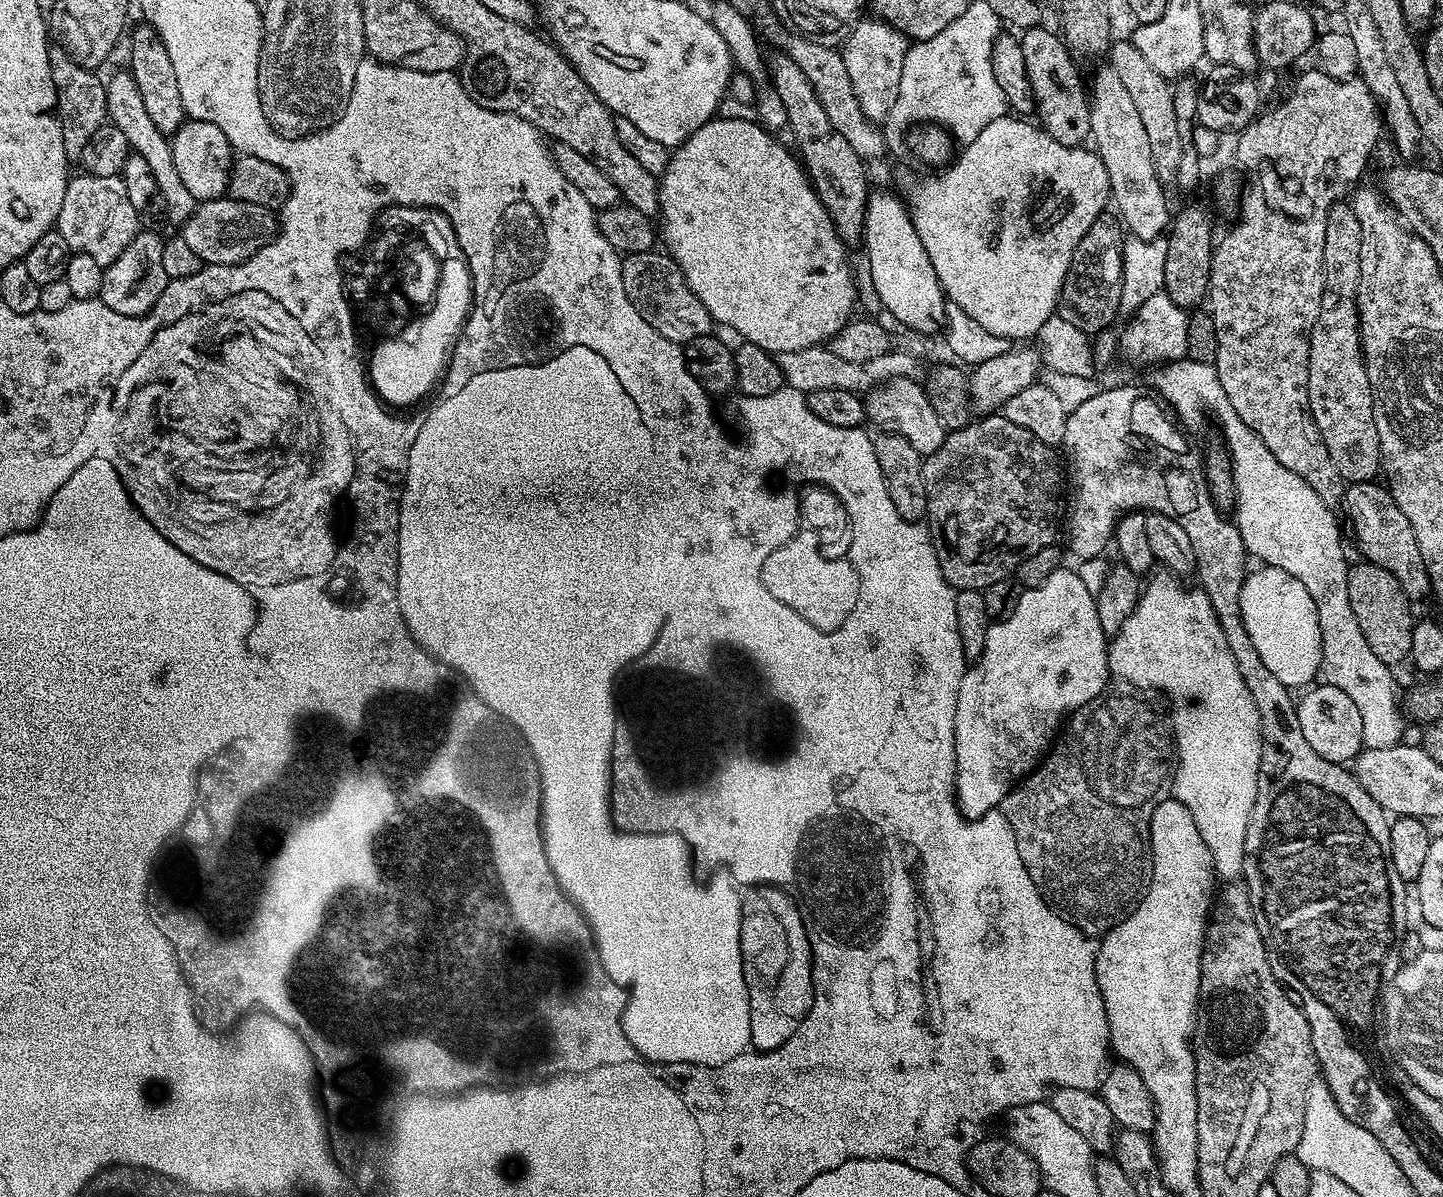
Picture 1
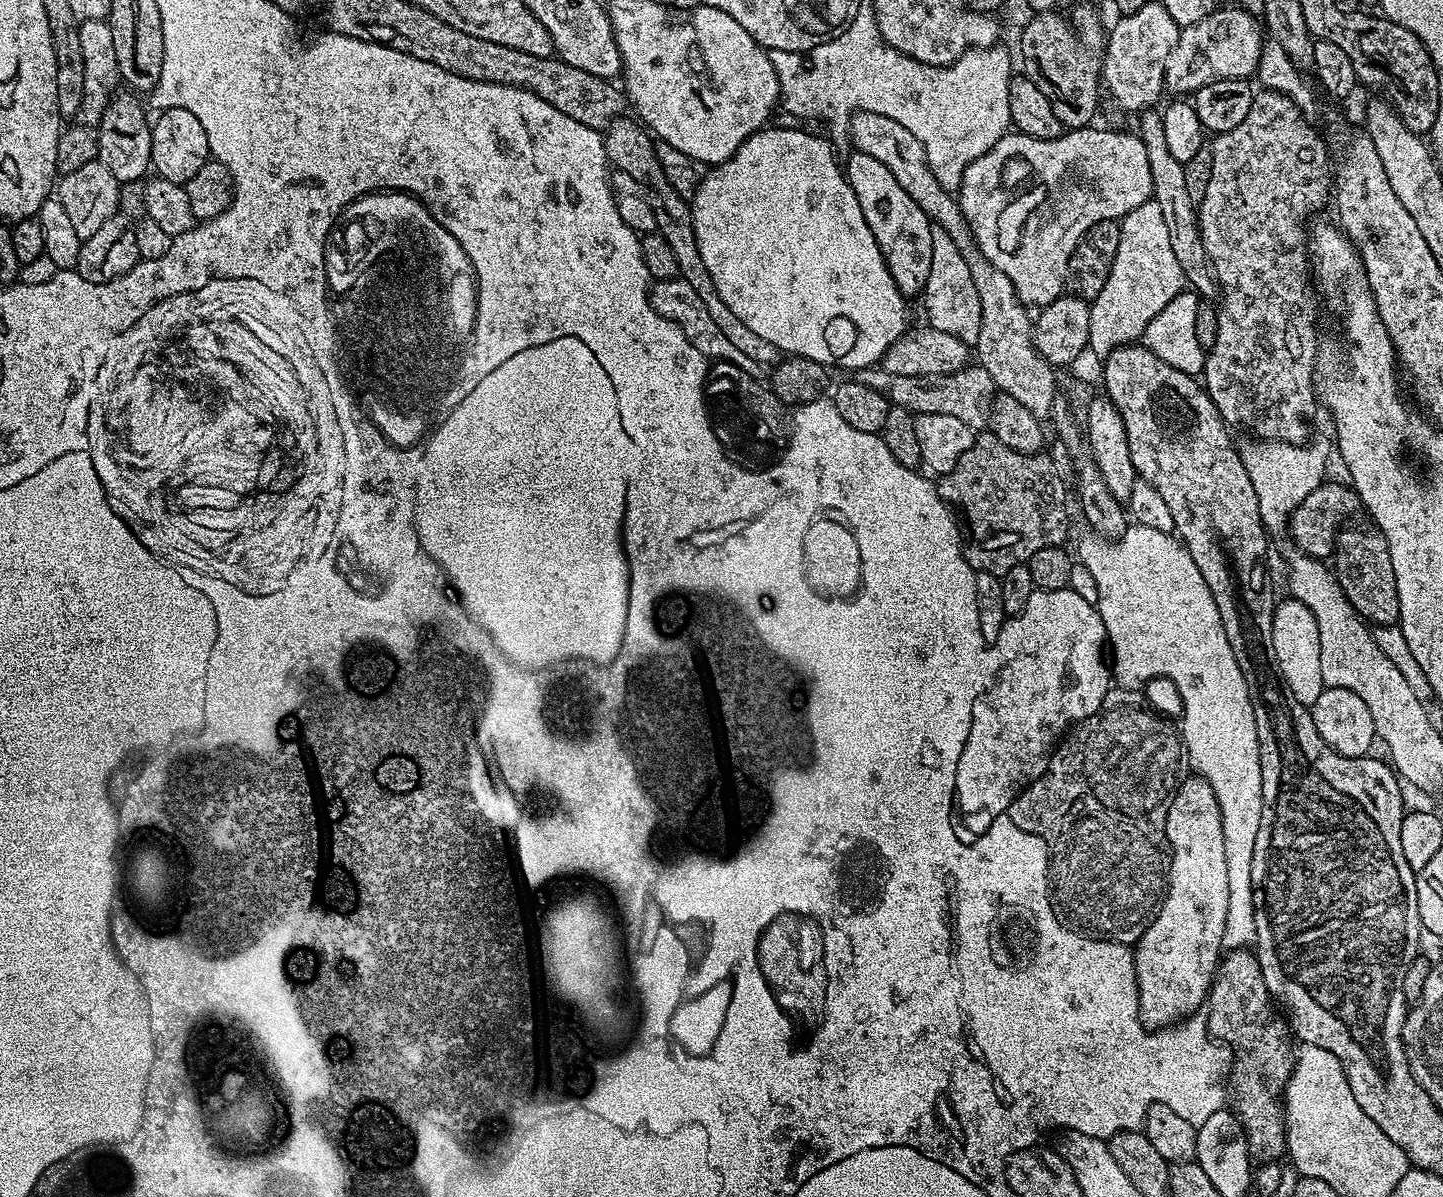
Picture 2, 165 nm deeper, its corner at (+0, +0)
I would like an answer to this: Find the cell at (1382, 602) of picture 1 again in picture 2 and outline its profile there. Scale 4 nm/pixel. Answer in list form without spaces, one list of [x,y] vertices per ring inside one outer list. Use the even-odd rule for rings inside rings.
[[[1344,526],[1334,537],[1334,571],[1350,606],[1369,625],[1395,624],[1400,619],[1398,582],[1394,578],[1394,562],[1390,562],[1388,539],[1375,527]]]

